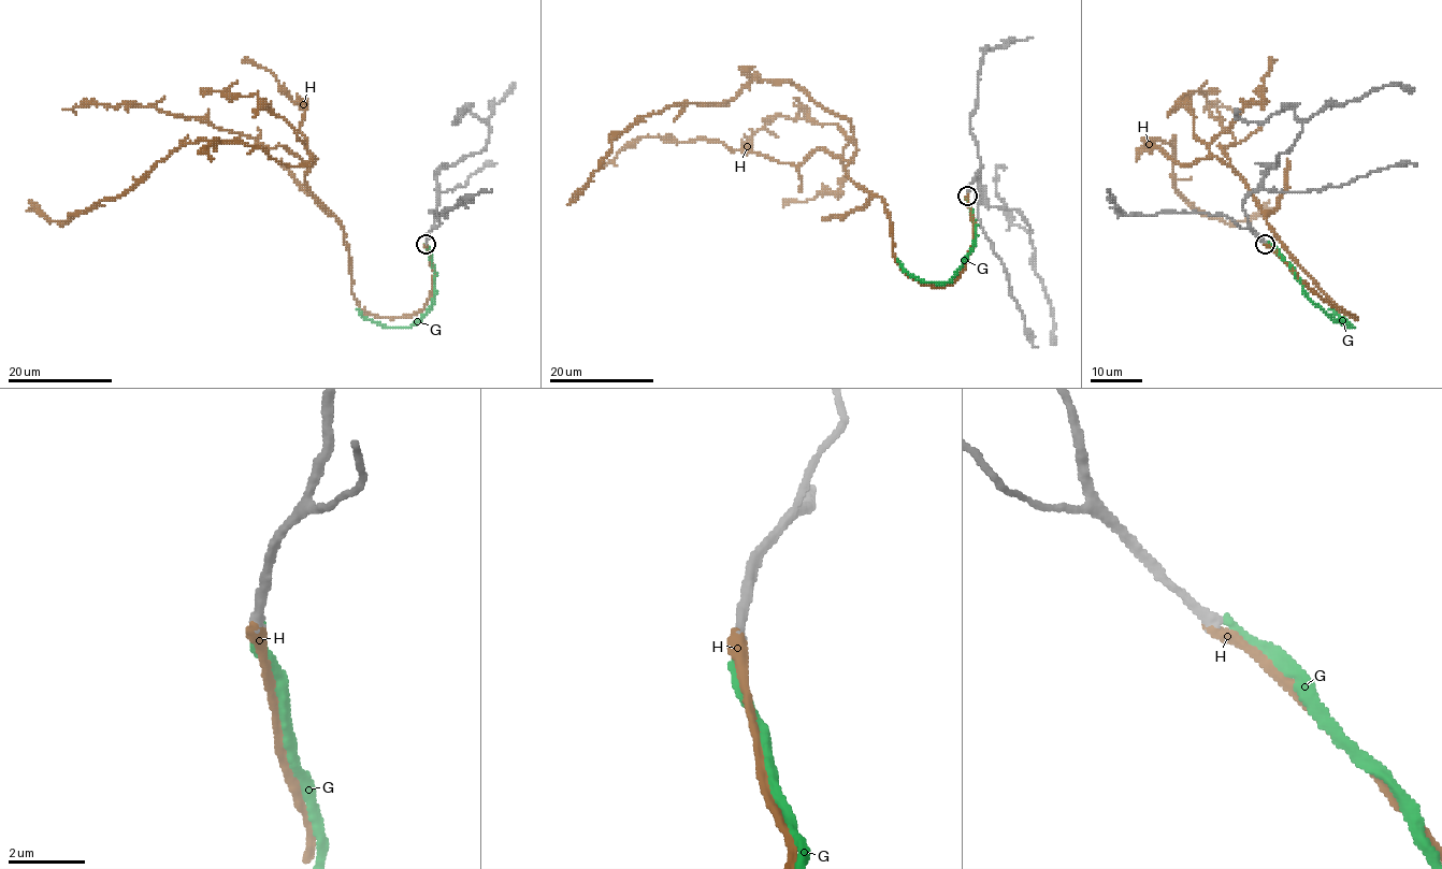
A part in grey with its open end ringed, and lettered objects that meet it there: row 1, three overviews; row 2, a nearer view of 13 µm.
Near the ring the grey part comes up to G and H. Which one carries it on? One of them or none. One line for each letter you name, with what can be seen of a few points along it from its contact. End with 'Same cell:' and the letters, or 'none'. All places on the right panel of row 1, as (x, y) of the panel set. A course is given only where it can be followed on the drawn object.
H: course (1265, 243), (1355, 317), (1237, 173), (1150, 142), (1172, 147), (1174, 189), (1211, 217), (1274, 209)
Same cell: H

